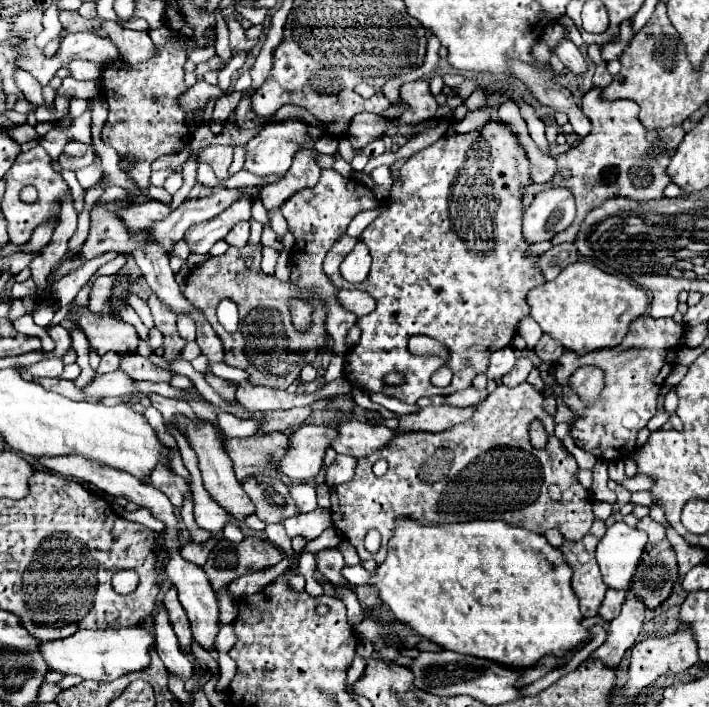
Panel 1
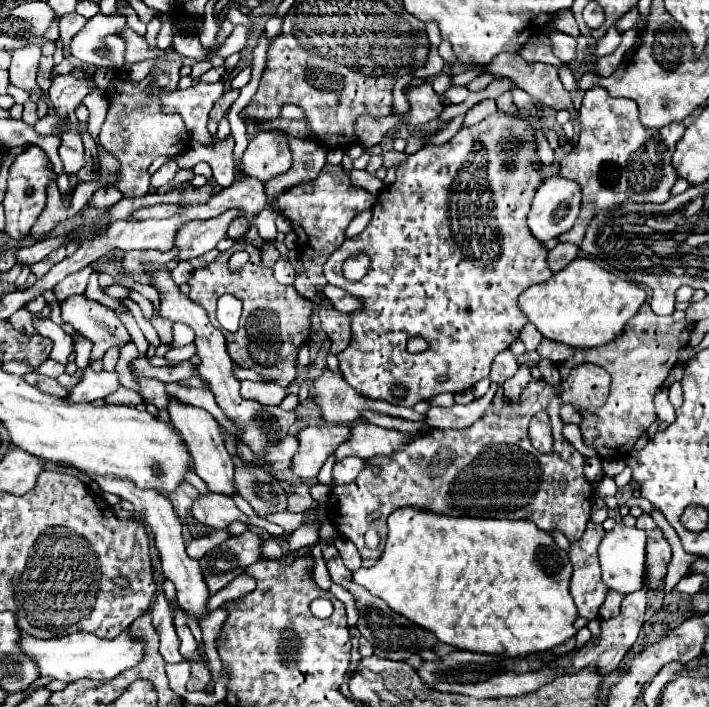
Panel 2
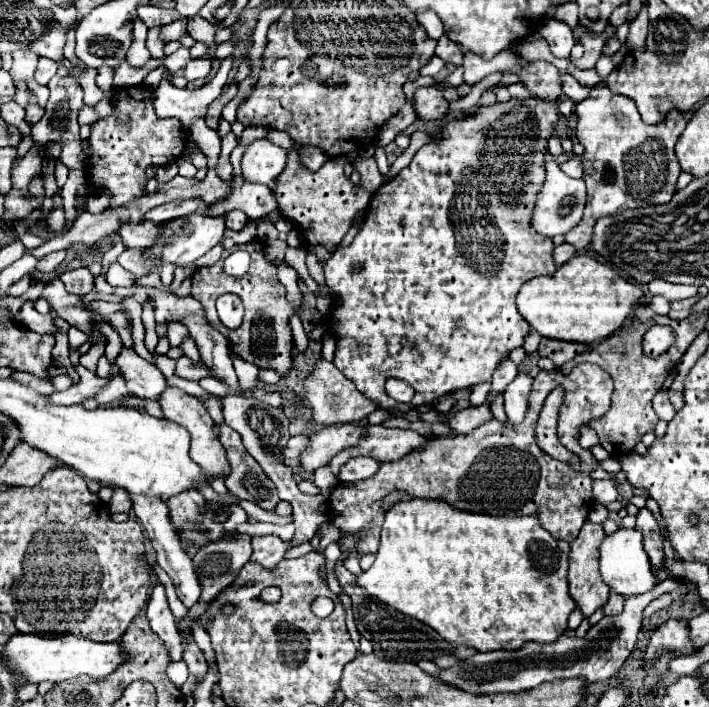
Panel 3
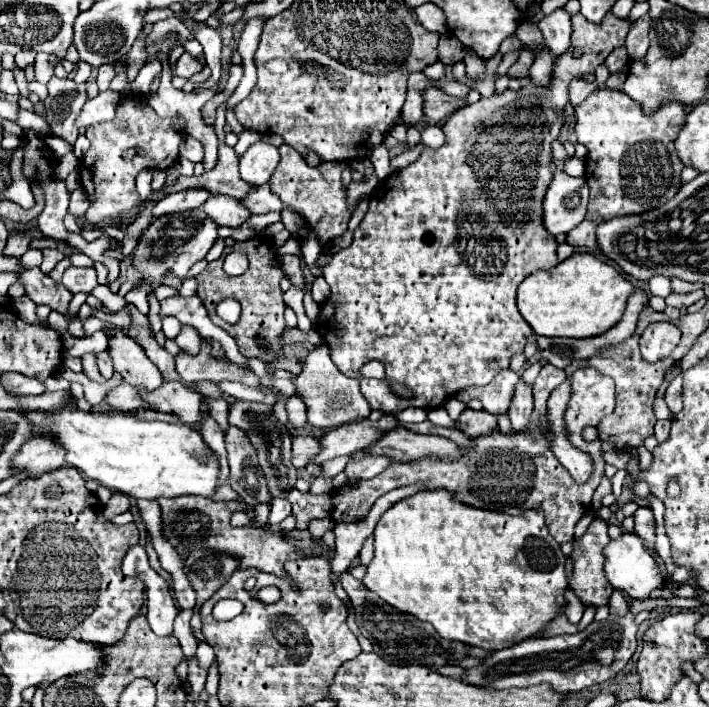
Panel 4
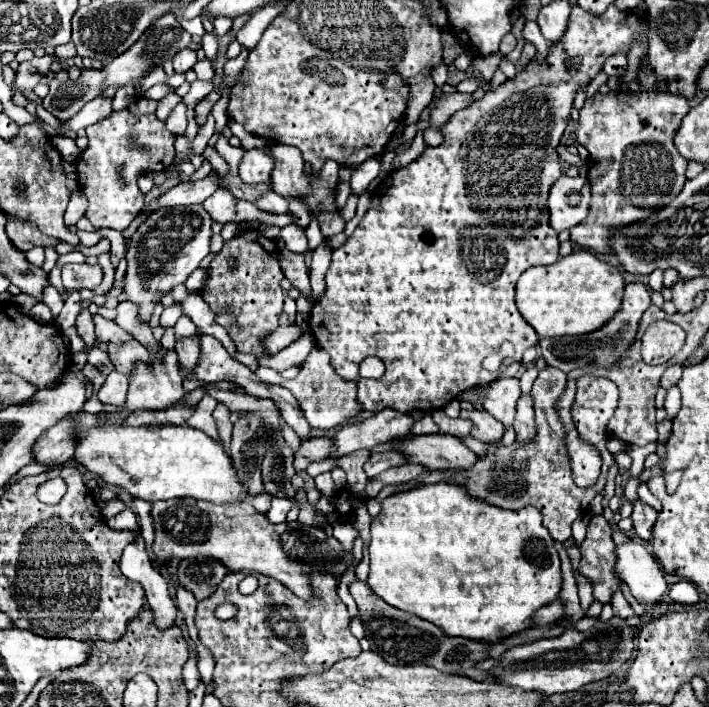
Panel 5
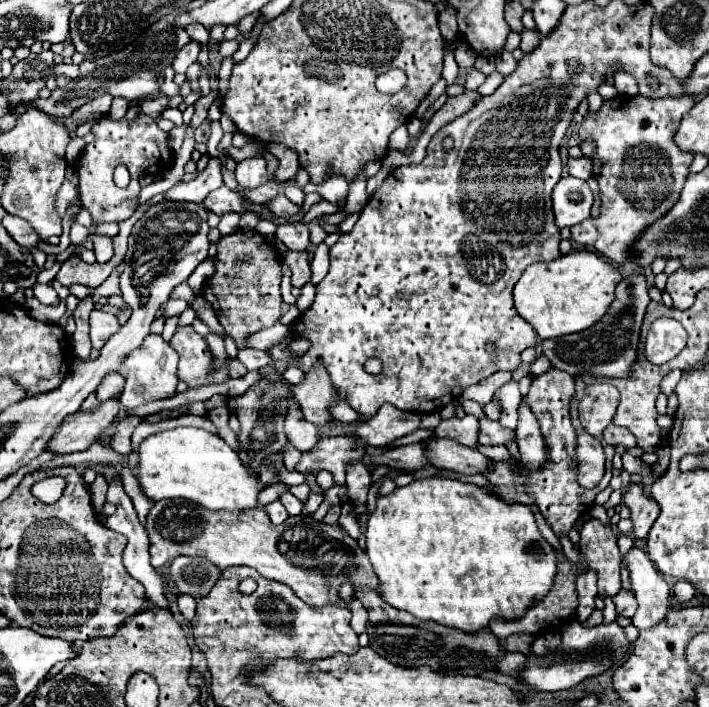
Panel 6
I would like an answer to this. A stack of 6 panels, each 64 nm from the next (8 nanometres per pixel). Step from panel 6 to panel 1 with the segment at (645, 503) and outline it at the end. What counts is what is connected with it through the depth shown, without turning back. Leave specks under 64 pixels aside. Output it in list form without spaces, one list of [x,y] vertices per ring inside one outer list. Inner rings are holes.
[[[646,516],[646,518],[642,518],[638,522],[638,528],[648,534],[648,544],[644,548],[638,572],[636,572],[636,576],[632,580],[632,592],[636,596],[640,596],[648,608],[656,608],[658,604],[662,604],[670,596],[670,590],[672,590],[672,586],[676,582],[676,576],[678,576],[676,554],[674,554],[670,542],[666,540],[666,530],[664,530],[662,524],[658,524],[650,516]]]

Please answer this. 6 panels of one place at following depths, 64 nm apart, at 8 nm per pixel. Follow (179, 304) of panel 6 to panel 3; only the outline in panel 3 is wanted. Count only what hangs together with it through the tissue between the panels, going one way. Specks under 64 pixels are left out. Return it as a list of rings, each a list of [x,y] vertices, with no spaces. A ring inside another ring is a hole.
[[[166,322],[166,328],[168,328],[166,336],[168,336],[170,344],[172,346],[180,346],[182,340],[186,338],[186,334],[188,334],[188,328],[182,322]]]

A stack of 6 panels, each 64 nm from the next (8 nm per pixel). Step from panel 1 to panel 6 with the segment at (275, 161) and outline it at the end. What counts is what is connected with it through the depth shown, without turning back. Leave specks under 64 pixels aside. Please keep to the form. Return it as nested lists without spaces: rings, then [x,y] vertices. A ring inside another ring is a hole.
[[[248,158],[238,162],[236,166],[236,180],[240,182],[240,188],[252,190],[268,182],[266,178],[266,160],[264,158]]]

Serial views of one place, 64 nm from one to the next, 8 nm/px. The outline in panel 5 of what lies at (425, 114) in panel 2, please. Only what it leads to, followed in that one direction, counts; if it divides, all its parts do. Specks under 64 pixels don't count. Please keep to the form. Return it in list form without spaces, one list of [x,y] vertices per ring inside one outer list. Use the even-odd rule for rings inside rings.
[[[462,92],[442,94],[436,108],[430,112],[430,126],[432,128],[442,128],[458,110],[468,108],[470,102],[472,102],[470,94],[462,94]]]

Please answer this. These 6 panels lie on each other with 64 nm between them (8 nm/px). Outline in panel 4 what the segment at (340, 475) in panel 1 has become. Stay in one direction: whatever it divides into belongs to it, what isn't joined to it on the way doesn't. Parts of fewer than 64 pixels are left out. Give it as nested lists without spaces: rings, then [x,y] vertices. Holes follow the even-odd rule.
[[[368,456],[362,458],[358,462],[348,462],[346,464],[346,476],[350,480],[370,480],[374,476],[378,476],[380,472],[384,472],[384,468],[388,468],[388,464],[392,464],[392,458],[386,456]]]

